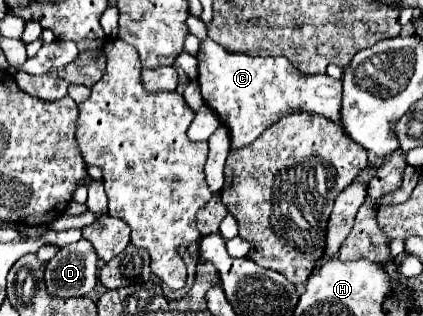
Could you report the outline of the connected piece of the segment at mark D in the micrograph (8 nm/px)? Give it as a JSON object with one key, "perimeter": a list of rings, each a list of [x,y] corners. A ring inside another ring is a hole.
{"perimeter":[[[85,238],[61,248],[46,264],[43,280],[48,292],[61,298],[87,296],[97,282],[97,262],[95,248]]]}

